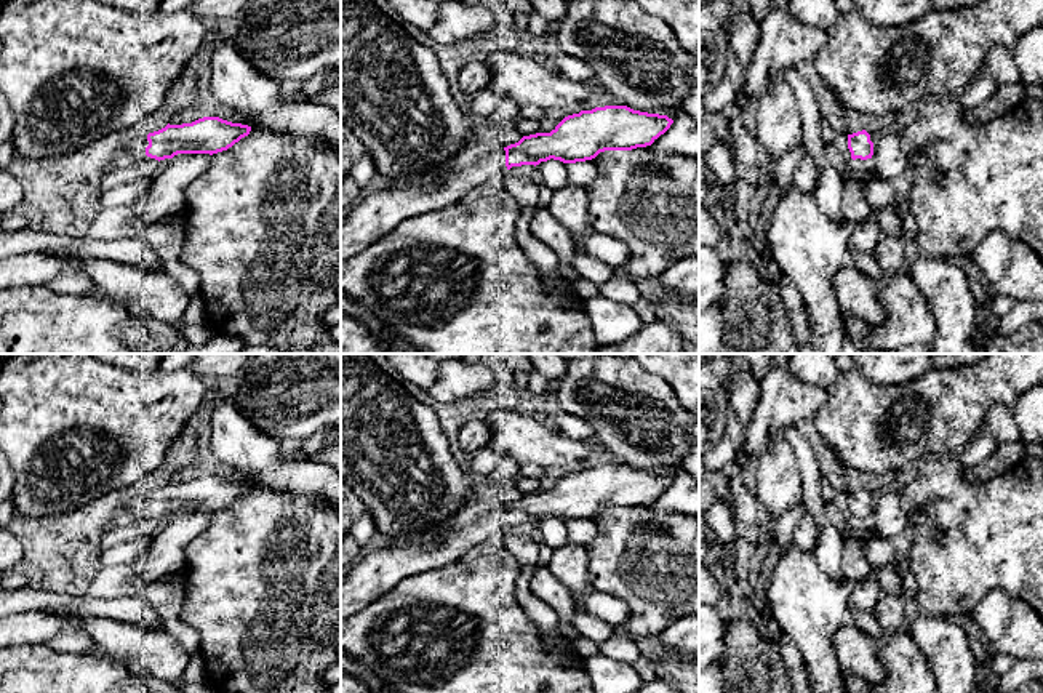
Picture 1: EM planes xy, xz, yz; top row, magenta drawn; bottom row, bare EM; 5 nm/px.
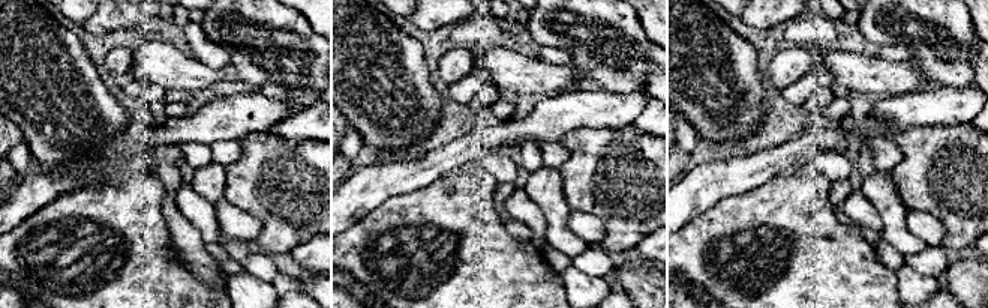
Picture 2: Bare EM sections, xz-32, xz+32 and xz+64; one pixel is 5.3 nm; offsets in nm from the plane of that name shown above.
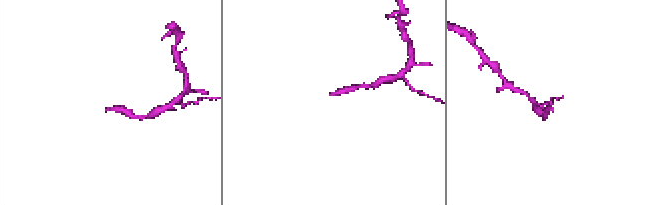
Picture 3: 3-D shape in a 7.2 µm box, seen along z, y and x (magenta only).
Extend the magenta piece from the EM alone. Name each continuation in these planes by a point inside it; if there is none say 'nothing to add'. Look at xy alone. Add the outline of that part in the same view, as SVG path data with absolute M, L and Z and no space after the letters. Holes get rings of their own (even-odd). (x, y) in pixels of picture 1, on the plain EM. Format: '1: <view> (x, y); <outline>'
1: xy (135, 508); M147 493L131 495L128 503L125 504L123 512L130 517L130 520L152 519L146 514L146 506L149 504Z

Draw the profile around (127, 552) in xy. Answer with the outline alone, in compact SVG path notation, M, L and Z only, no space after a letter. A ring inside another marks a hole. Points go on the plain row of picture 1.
M142 535L133 541L117 544L101 555L102 565L133 563L142 559L154 543L154 536Z

